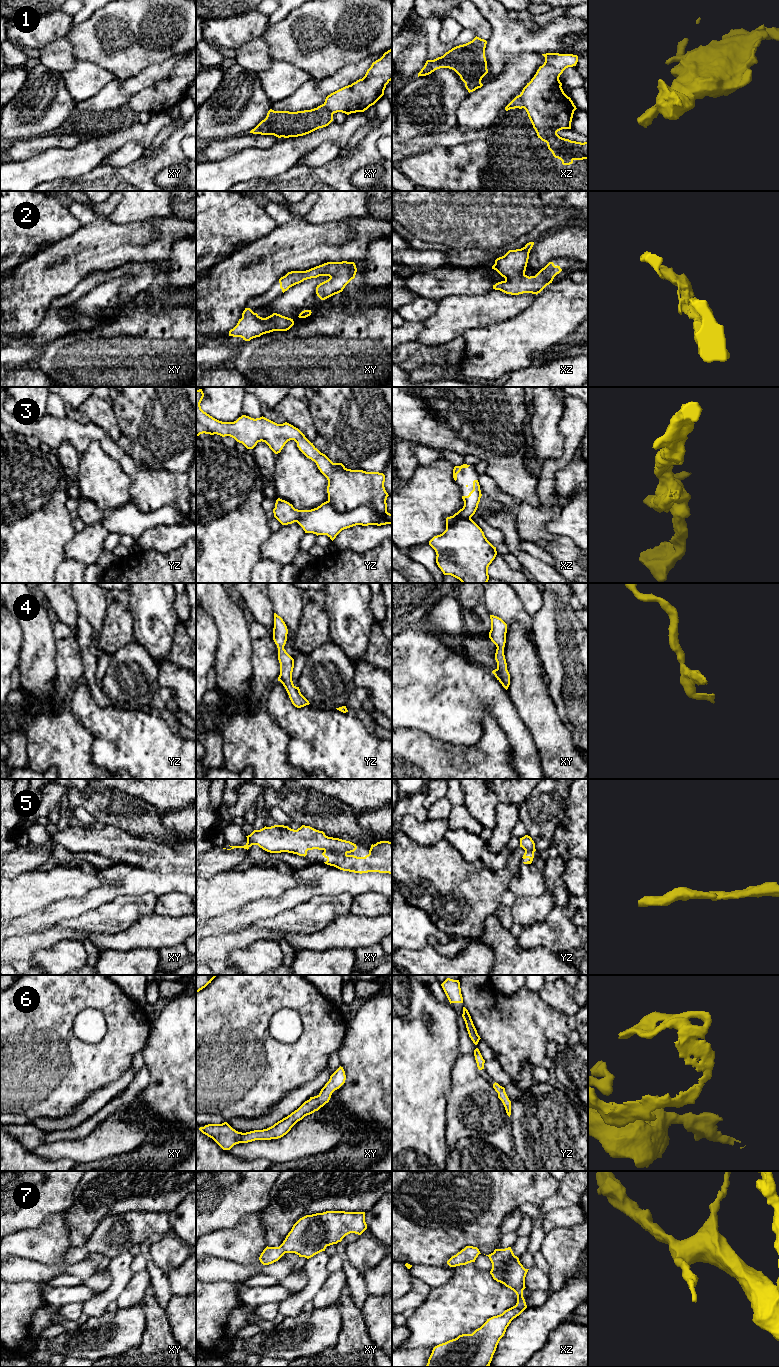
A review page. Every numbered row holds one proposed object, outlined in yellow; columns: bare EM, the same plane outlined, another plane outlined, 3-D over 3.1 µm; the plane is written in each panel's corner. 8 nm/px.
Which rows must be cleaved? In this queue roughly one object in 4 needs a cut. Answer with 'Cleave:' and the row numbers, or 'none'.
Cleave: 1, 3

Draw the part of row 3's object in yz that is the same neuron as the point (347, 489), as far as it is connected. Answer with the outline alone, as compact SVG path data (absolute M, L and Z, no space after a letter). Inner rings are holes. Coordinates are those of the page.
M202 389L196 390L196 436L200 434L230 436L253 449L258 442L265 442L278 454L285 444L294 440L299 450L314 461L327 478L328 501L339 512L350 512L367 506L379 515L387 512L385 475L379 472L347 469L342 463L333 463L321 453L305 435L293 425L277 424L265 417L251 418L242 415L234 422L219 421L201 409Z

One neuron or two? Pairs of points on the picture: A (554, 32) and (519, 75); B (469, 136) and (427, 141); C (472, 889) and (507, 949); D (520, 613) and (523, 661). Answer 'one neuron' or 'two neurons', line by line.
A: two neurons
B: one neuron
C: two neurons
D: two neurons

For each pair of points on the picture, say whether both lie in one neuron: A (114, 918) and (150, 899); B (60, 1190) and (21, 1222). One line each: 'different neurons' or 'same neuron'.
A: same neuron
B: same neuron

